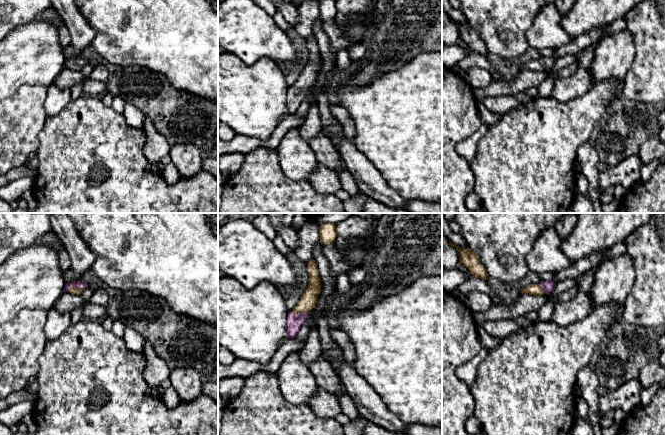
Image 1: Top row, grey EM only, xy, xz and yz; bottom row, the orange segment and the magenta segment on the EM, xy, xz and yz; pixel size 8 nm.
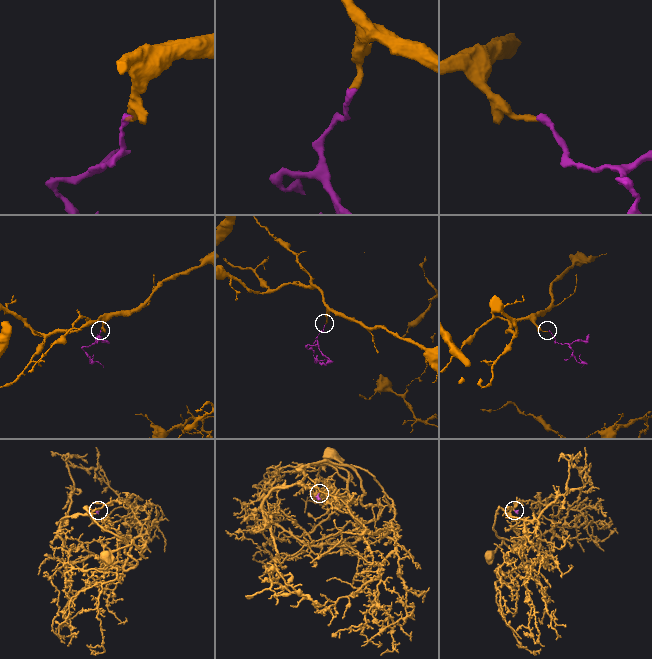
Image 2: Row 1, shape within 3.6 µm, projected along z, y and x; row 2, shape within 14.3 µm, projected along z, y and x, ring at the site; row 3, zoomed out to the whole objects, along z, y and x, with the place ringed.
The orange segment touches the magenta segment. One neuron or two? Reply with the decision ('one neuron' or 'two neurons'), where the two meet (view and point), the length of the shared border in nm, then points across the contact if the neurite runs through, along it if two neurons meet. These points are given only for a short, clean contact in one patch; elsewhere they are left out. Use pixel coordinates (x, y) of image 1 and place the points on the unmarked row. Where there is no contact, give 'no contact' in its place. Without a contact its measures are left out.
one neuron; meets orange in xy at (76, 64); contact 170 nm long; runs through xy (72, 65), (76, 64), (78, 60)

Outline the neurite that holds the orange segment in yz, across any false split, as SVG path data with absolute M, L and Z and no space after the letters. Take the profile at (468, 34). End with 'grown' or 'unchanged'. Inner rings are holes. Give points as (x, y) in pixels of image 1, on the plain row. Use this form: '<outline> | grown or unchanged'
M449 17L449 23L450 22L458 26L460 32L459 39L466 43L471 51L485 57L489 54L484 41L480 38L478 31L474 27L469 23L466 25L458 23Z | unchanged

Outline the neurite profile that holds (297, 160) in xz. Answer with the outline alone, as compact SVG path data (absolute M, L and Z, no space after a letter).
M297 128L288 130L275 150L283 173L294 181L308 180L318 164L312 148Z

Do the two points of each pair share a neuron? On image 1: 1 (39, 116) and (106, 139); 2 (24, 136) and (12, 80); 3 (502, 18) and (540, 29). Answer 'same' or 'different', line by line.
1: different
2: different
3: different

